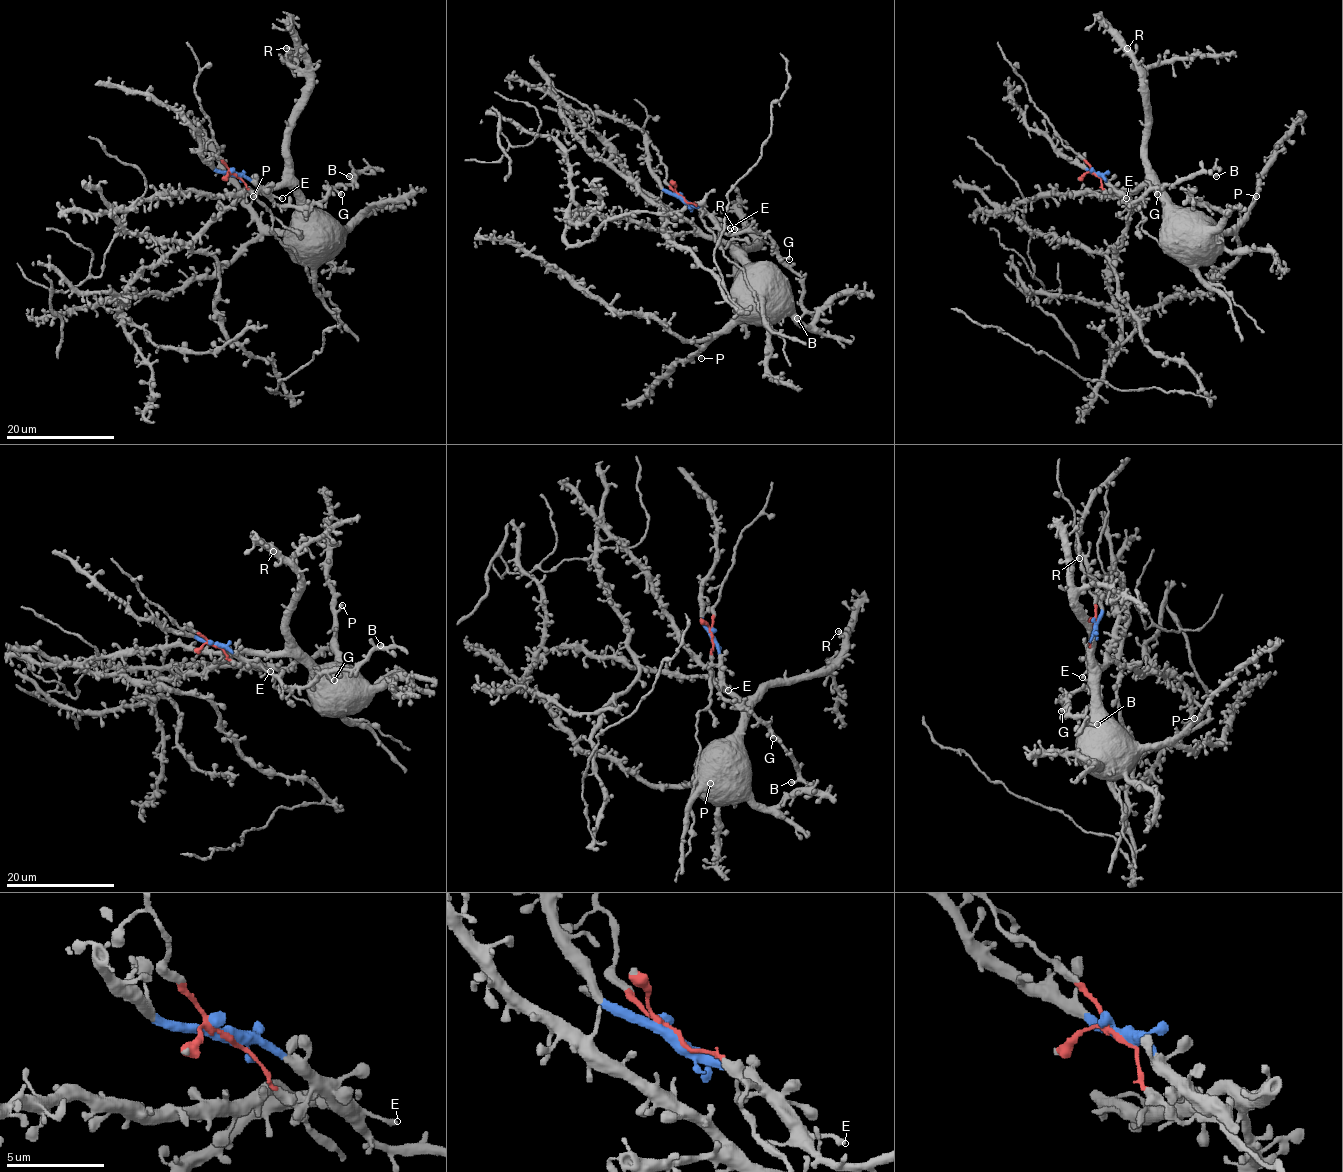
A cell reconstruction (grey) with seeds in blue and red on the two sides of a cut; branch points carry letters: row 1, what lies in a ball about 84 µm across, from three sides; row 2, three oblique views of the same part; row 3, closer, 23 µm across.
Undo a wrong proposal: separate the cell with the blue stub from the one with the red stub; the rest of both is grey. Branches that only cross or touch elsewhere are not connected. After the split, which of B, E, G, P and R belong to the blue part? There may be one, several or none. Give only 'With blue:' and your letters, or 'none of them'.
With blue: B, E, G

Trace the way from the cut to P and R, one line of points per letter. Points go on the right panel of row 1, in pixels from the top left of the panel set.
P: (1095, 174), (1113, 198), (1140, 212), (1143, 231), (1171, 254), (1197, 252), (1225, 233), (1257, 195)
R: (1095, 174), (1173, 252), (1164, 189), (1144, 149), (1145, 88), (1126, 48)

